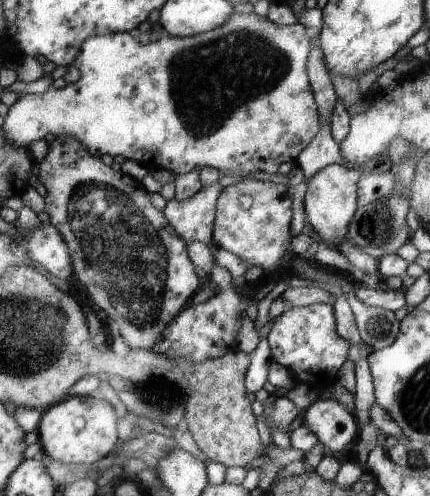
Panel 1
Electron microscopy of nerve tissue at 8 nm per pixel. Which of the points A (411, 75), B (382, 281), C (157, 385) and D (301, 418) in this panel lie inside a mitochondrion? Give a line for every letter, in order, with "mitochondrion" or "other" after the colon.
A: other
B: other
C: other
D: other

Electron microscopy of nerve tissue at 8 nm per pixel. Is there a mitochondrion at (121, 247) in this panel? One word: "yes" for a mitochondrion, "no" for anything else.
yes

